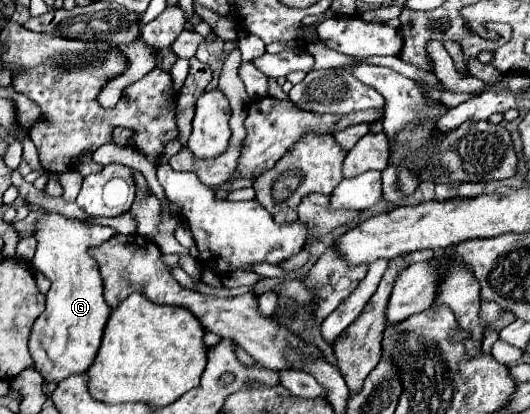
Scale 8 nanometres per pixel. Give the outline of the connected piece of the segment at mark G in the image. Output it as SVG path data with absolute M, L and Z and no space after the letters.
M45 211L35 223L37 251L33 265L51 281L51 289L47 293L47 307L33 325L29 349L35 369L47 383L59 383L69 375L85 373L97 355L111 309L103 299L103 279L89 249L99 247L113 235L115 229L111 227L69 219L57 211Z

